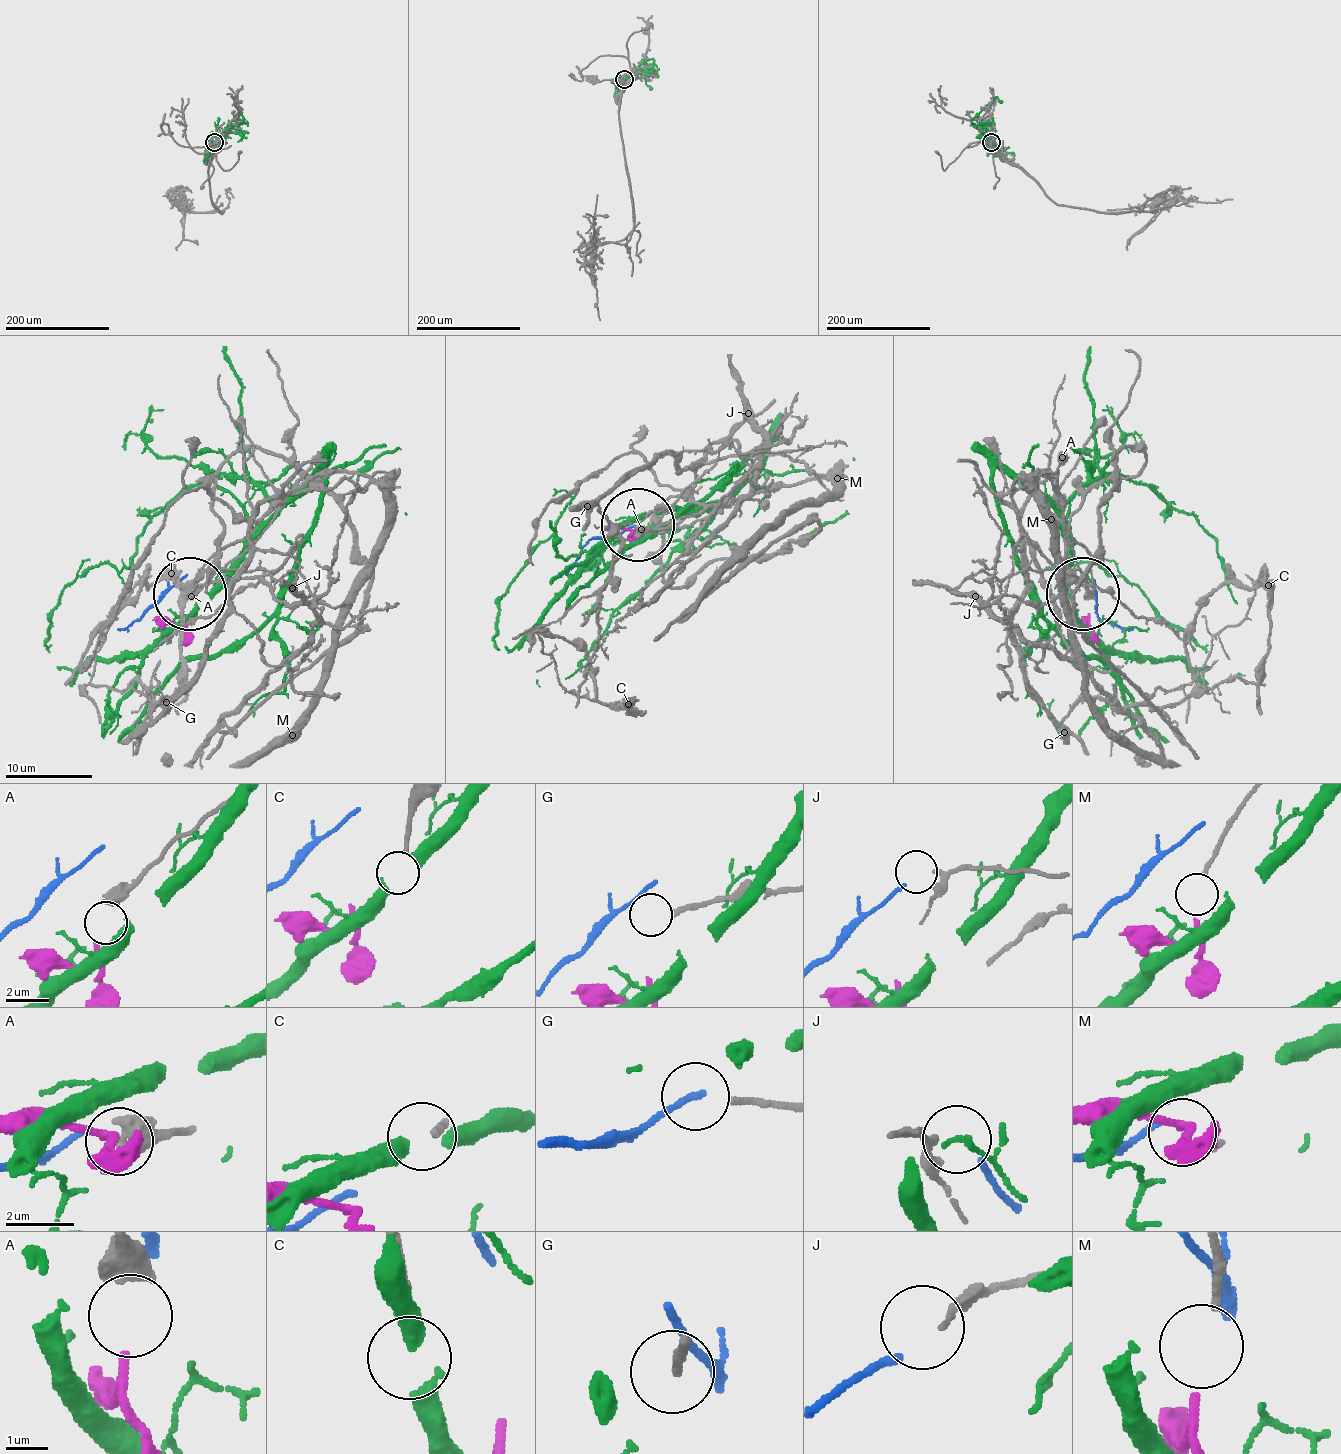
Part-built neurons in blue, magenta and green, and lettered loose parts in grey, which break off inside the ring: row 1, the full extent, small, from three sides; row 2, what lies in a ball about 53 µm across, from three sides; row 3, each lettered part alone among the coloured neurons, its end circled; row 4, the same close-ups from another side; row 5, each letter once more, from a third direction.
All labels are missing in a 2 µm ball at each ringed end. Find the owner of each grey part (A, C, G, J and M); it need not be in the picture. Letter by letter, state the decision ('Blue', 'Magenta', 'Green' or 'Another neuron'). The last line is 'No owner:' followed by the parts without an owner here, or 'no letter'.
A: Another neuron
C: Another neuron
G: Another neuron
J: Blue
M: Magenta
No owner: A, C, G

